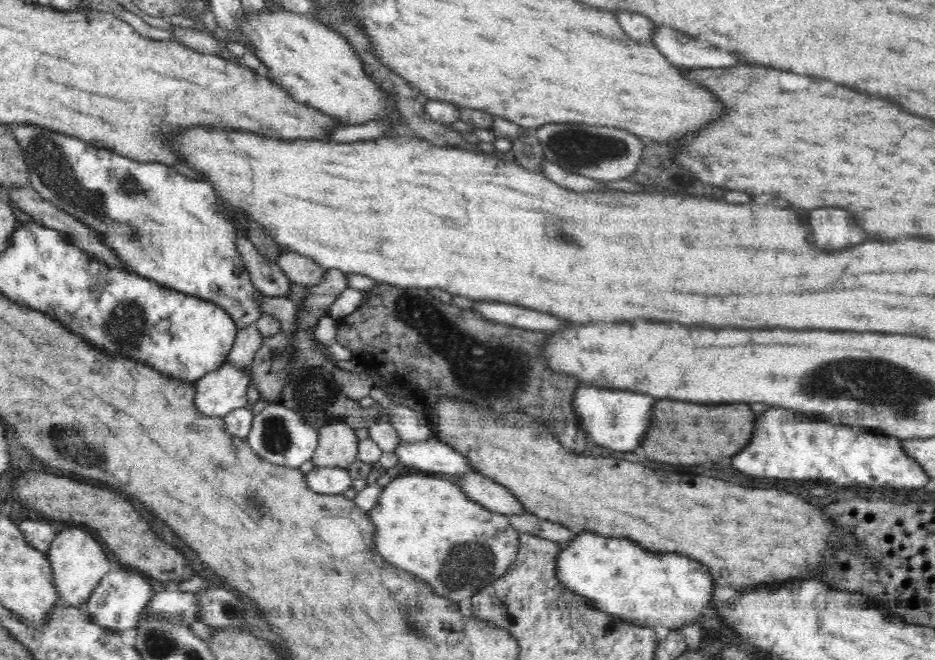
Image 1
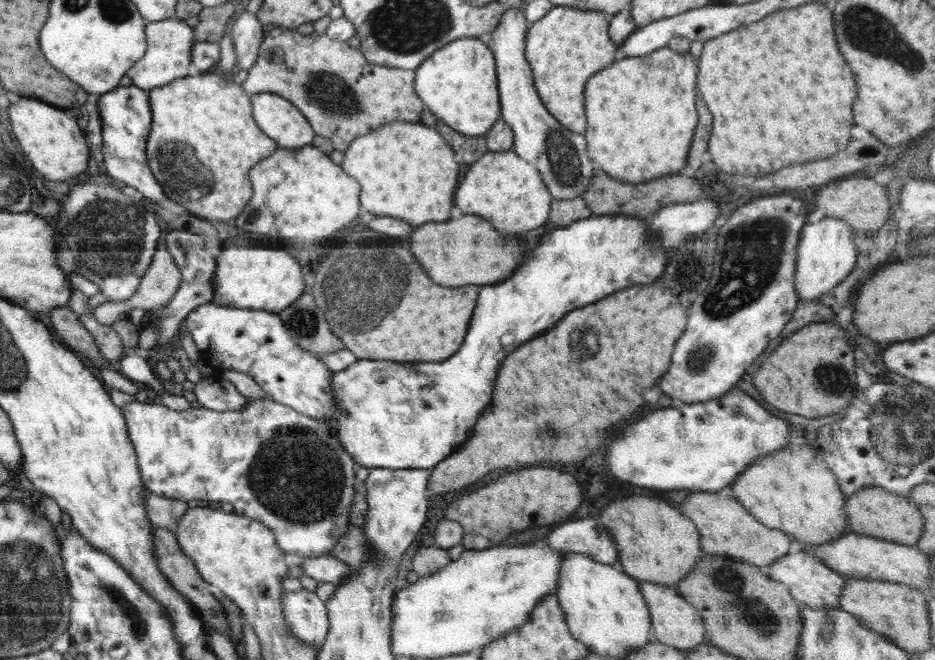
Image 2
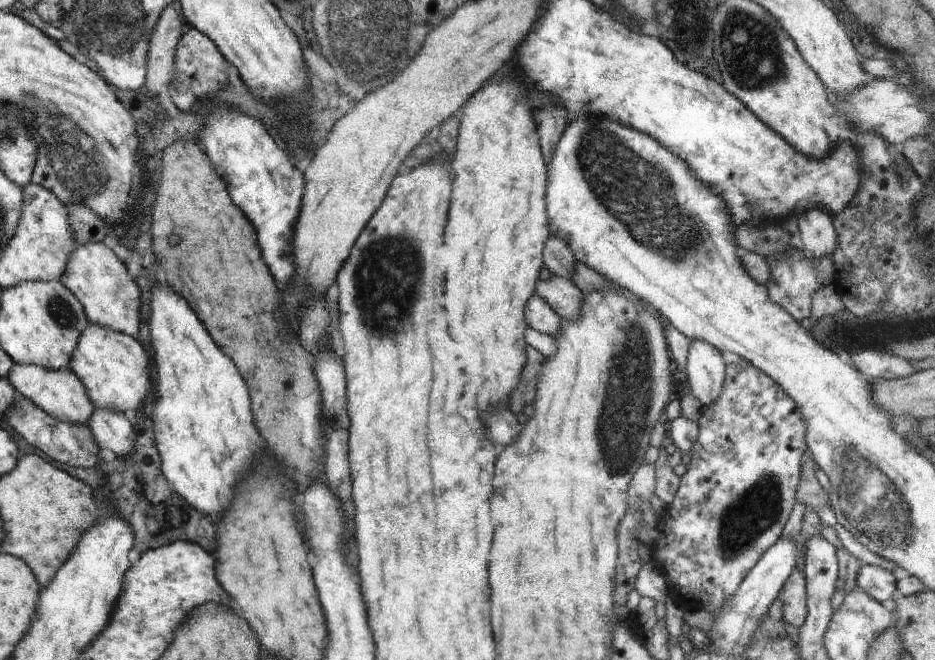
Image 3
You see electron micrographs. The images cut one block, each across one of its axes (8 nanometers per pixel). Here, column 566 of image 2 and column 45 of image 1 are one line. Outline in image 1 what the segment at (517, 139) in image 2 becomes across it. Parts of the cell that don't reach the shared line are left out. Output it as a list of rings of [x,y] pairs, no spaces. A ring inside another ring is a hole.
[[[8,124],[7,126],[10,127],[10,130],[14,133],[14,137],[16,137],[16,140],[22,147],[22,152],[24,153],[28,167],[28,178],[32,188],[38,191],[38,194],[42,195],[42,198],[49,200],[58,208],[65,210],[70,216],[87,224],[92,230],[97,230],[101,240],[104,240],[103,243],[117,254],[124,267],[130,273],[149,279],[150,281],[155,281],[158,285],[162,285],[168,289],[176,290],[180,293],[206,301],[212,301],[214,304],[222,307],[231,316],[239,330],[244,330],[246,326],[255,324],[258,318],[261,318],[260,316],[263,314],[258,302],[264,299],[265,295],[255,288],[255,285],[250,279],[243,259],[240,256],[240,251],[238,251],[238,245],[236,245],[236,227],[234,227],[234,223],[228,222],[226,215],[222,213],[219,197],[215,194],[215,190],[212,190],[211,184],[208,184],[206,181],[189,179],[188,177],[182,176],[172,166],[166,163],[138,162],[134,159],[126,158],[125,155],[94,146],[92,143],[80,140],[79,138],[49,131],[44,127],[34,126],[33,124]]]

